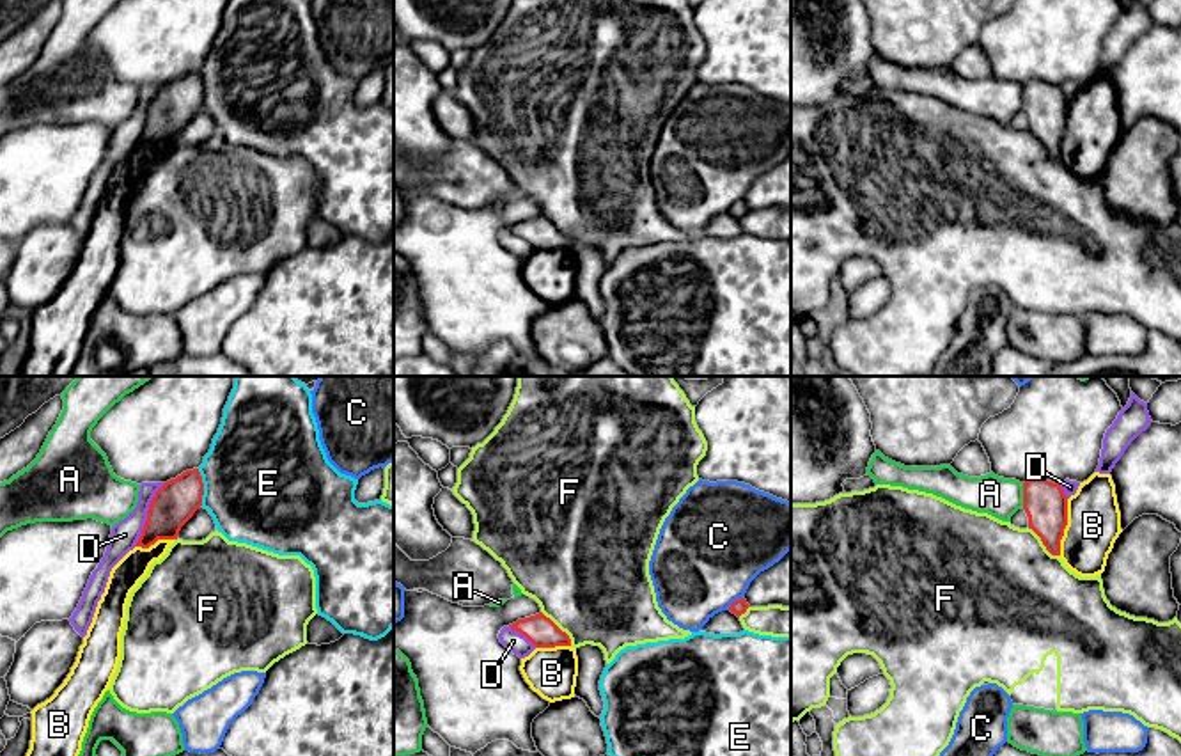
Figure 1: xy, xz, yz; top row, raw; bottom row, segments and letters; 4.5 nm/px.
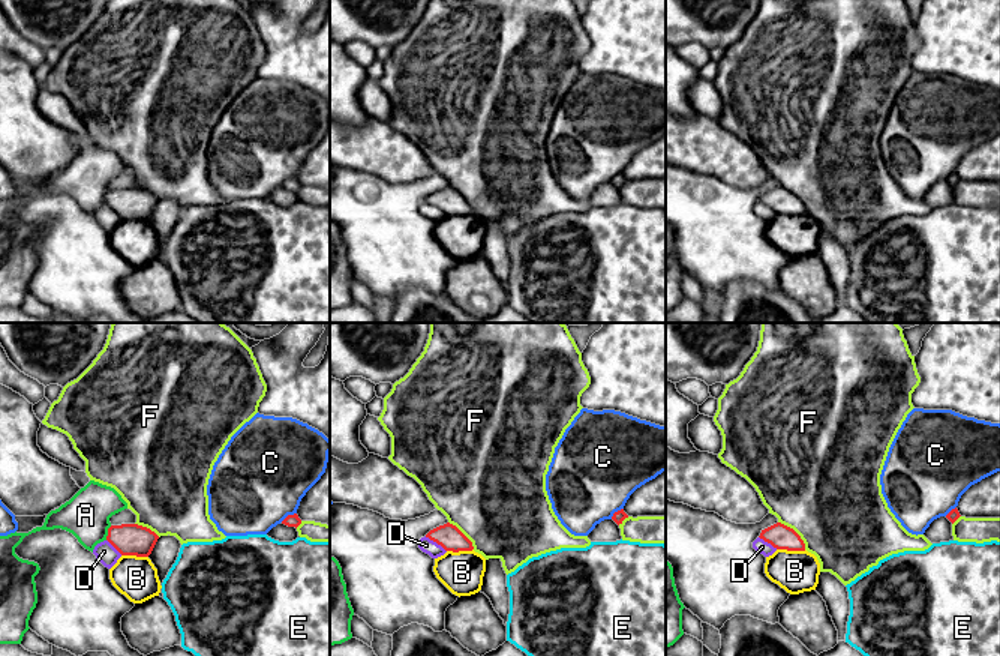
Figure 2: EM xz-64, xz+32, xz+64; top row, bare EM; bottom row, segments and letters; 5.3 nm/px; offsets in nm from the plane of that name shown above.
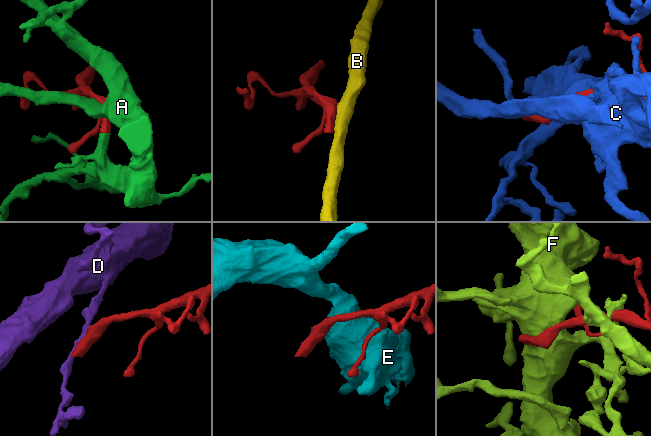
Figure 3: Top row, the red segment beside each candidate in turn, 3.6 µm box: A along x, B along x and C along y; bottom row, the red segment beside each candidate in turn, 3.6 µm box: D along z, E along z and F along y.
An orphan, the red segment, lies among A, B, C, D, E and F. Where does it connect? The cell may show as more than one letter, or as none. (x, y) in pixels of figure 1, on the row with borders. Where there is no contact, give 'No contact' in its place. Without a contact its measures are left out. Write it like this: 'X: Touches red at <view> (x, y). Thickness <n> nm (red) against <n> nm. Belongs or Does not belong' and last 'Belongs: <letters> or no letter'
A: Touches red at yz (1024, 496). Thickness 200 nm (red) against 180 nm. Belongs
B: Touches red at yz (1064, 527). Thickness 200 nm (red) against 240 nm. Does not belong
C: Touches red at xz (733, 602). Thickness 70 nm (red) against 480 nm. Does not belong
D: Touches red at xy (148, 515). Thickness 190 nm (red) against 130 nm. Does not belong
E: Touches red at xy (203, 488). Thickness 190 nm (red) against 500 nm. Does not belong
F: Touches red at xz (557, 627). Thickness 140 nm (red) against 500 nm. Does not belong
Belongs: A

